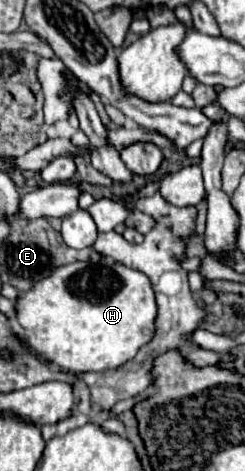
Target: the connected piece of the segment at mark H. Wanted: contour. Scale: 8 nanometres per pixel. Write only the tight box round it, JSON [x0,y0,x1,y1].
[16,262,156,374]

